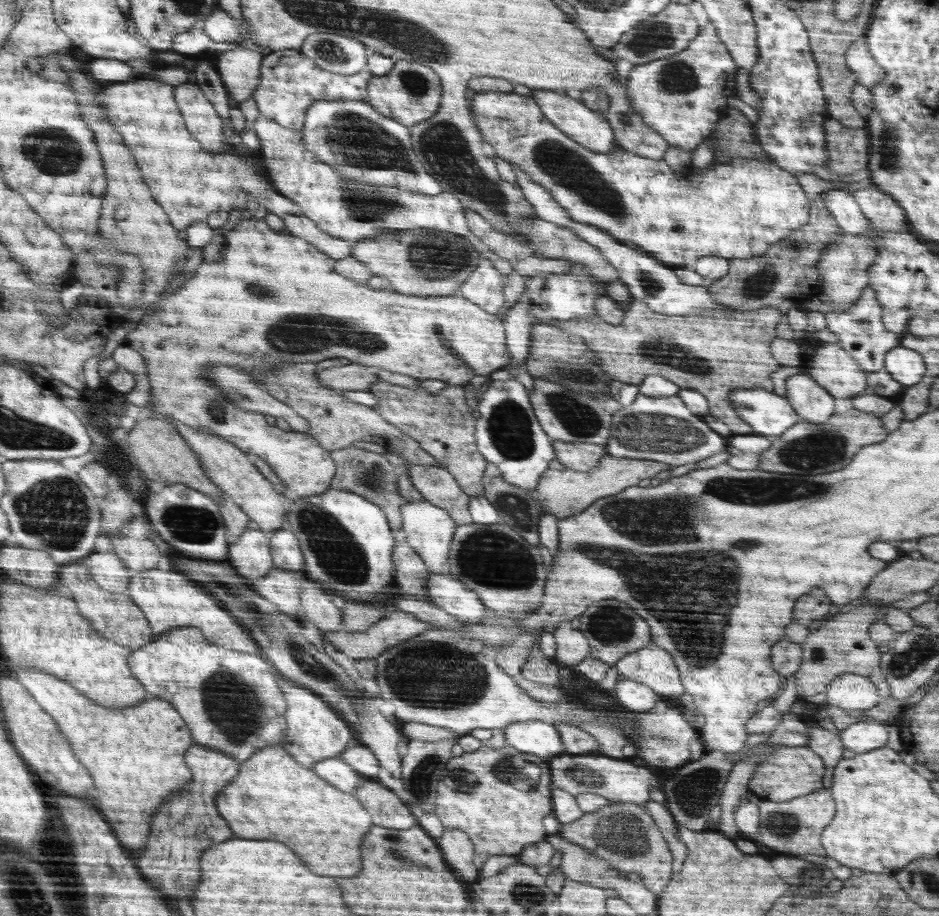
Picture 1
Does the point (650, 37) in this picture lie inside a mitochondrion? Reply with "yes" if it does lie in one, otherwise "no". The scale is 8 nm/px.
yes

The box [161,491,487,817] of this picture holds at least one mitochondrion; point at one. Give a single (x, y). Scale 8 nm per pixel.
(339, 554)

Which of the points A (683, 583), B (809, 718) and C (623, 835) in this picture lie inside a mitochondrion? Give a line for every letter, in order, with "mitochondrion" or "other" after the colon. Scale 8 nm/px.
A: mitochondrion
B: other
C: mitochondrion

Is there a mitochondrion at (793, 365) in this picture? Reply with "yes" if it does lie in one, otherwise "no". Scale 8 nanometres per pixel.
no

